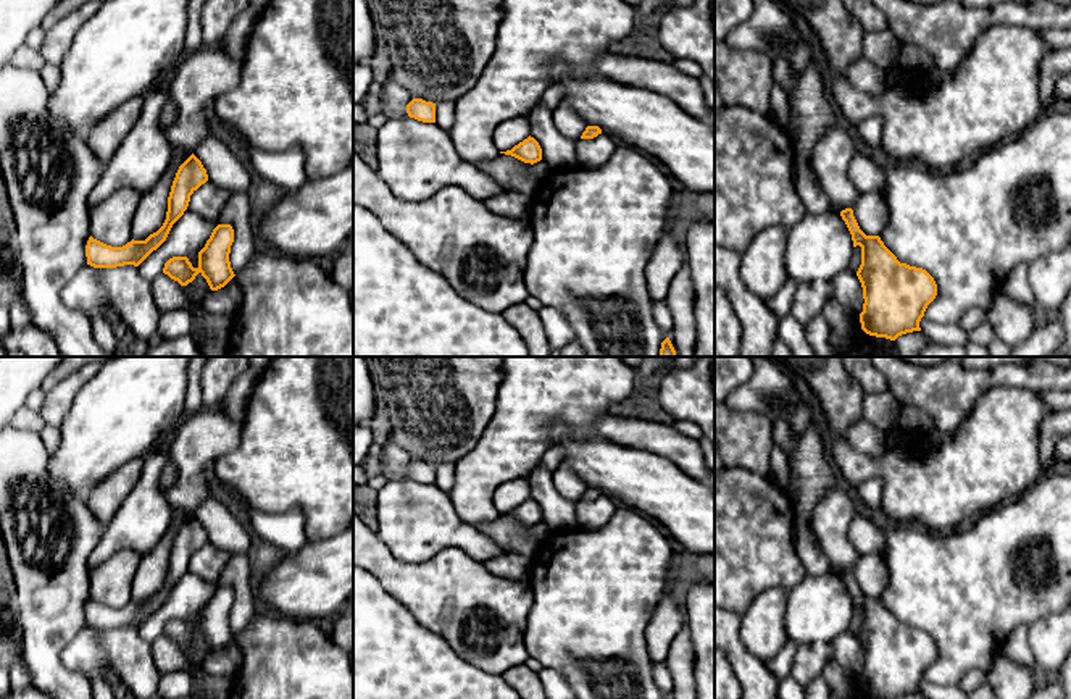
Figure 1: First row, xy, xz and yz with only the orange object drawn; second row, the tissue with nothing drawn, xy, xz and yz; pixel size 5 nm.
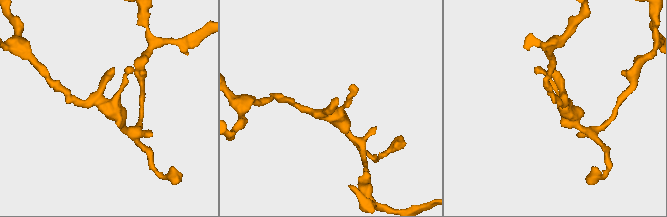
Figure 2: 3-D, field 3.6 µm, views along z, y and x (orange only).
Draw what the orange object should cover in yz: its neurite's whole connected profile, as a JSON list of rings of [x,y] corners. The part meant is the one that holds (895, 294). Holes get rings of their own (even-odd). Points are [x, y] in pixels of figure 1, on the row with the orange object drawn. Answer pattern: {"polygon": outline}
{"polygon": [[[852,208],[840,211],[853,247],[861,247],[856,276],[863,287],[861,329],[876,337],[895,341],[898,336],[921,331],[919,321],[937,295],[934,278],[923,268],[900,263],[879,236],[866,236]]]}

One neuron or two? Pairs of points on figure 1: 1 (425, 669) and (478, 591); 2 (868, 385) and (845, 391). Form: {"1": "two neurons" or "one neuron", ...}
{"1": "two neurons", "2": "two neurons"}

